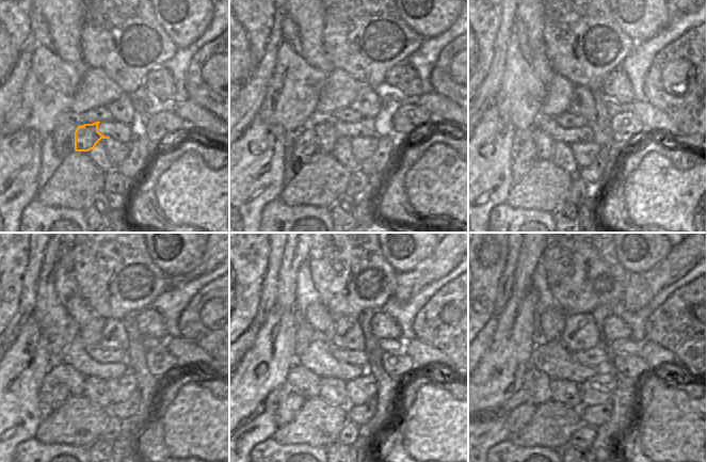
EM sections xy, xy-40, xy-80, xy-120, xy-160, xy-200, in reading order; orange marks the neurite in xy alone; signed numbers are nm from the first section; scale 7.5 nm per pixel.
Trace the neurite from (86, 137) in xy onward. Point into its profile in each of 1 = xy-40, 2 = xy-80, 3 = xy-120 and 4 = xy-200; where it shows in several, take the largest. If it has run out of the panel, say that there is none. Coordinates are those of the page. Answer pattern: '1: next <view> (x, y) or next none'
1: next xy-40 (326, 136)
2: next xy-80 (562, 154)
3: next xy-120 (94, 388)
4: next xy-200 (567, 388)

